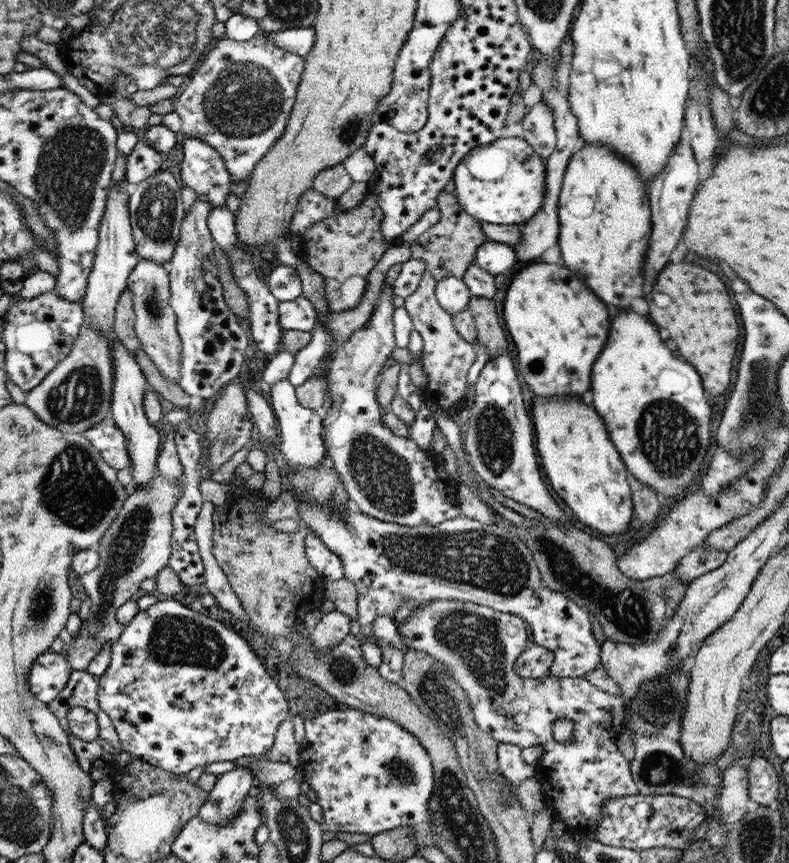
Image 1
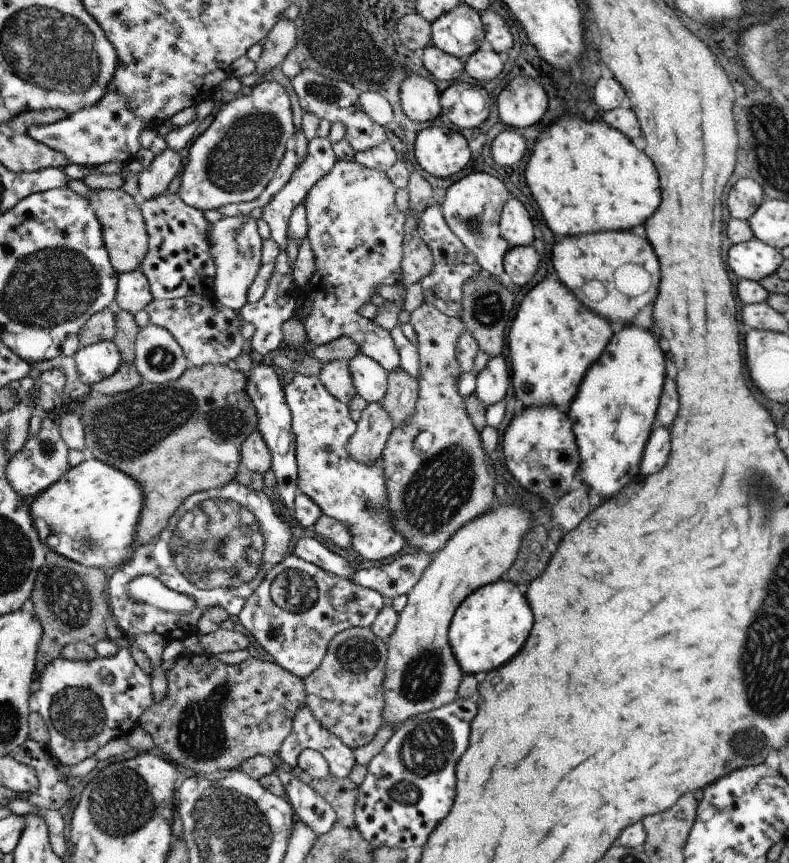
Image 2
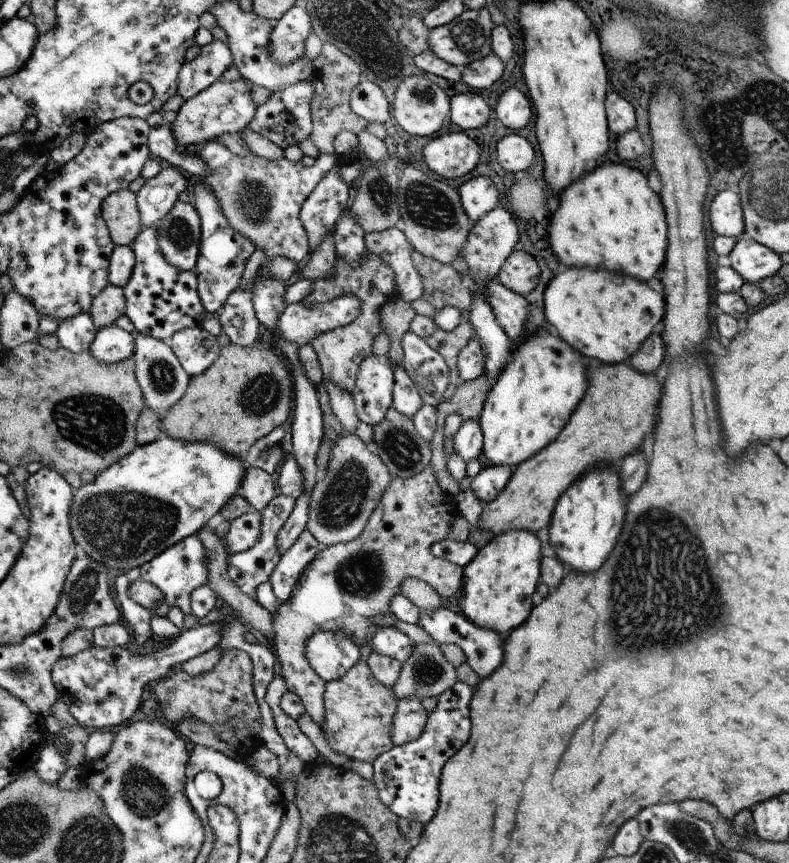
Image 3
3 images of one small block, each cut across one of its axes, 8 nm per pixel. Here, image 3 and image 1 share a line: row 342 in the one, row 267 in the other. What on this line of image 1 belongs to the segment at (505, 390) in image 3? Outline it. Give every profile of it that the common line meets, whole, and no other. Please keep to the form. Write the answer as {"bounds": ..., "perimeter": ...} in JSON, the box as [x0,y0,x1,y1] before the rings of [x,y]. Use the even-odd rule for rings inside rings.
{"bounds":[504,264,610,397],"perimeter":[[[560,264],[522,265],[513,273],[504,300],[504,320],[518,350],[518,370],[524,382],[534,391],[536,397],[578,397],[590,390],[590,370],[598,354],[602,352],[608,330],[610,312],[596,300],[596,294],[584,286],[568,268]]]}

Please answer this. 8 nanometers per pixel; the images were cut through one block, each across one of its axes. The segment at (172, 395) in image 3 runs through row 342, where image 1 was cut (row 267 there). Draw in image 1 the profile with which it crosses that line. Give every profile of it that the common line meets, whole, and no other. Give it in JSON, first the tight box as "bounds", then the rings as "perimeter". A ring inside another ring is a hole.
{"bounds":[127,259,180,382],"perimeter":[[[139,259],[135,270],[127,280],[128,291],[134,298],[135,329],[142,342],[145,354],[160,368],[160,373],[169,380],[179,382],[180,377],[180,336],[176,332],[176,316],[170,308],[169,267],[156,261]]]}

